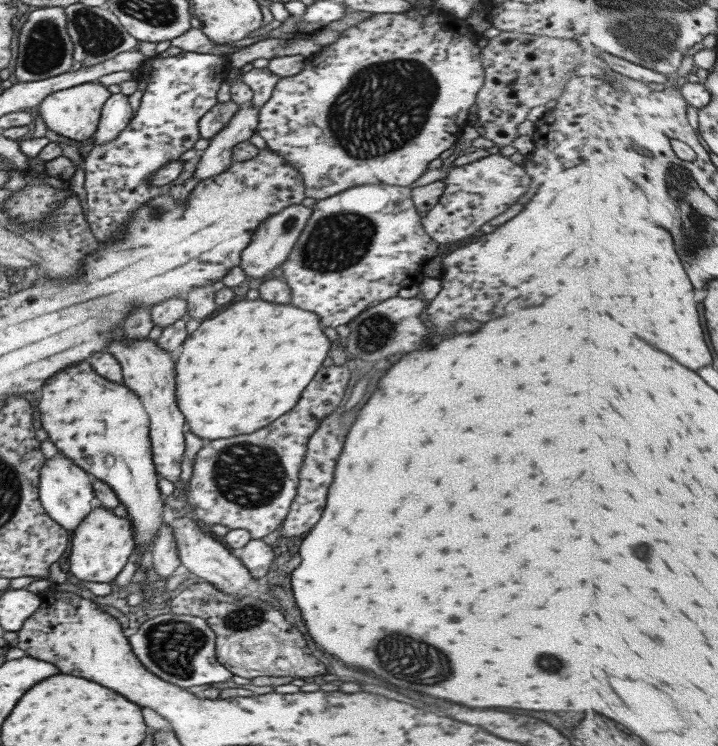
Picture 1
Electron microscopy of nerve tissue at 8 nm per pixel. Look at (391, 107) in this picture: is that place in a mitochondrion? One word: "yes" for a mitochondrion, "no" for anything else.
yes

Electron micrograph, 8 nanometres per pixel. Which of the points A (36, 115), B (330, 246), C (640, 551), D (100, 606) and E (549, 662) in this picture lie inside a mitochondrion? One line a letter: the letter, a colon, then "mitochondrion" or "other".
A: other
B: mitochondrion
C: mitochondrion
D: other
E: mitochondrion

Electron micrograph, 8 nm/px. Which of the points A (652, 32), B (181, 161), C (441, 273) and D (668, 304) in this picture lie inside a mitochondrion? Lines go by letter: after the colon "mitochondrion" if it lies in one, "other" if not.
A: mitochondrion
B: other
C: other
D: other

